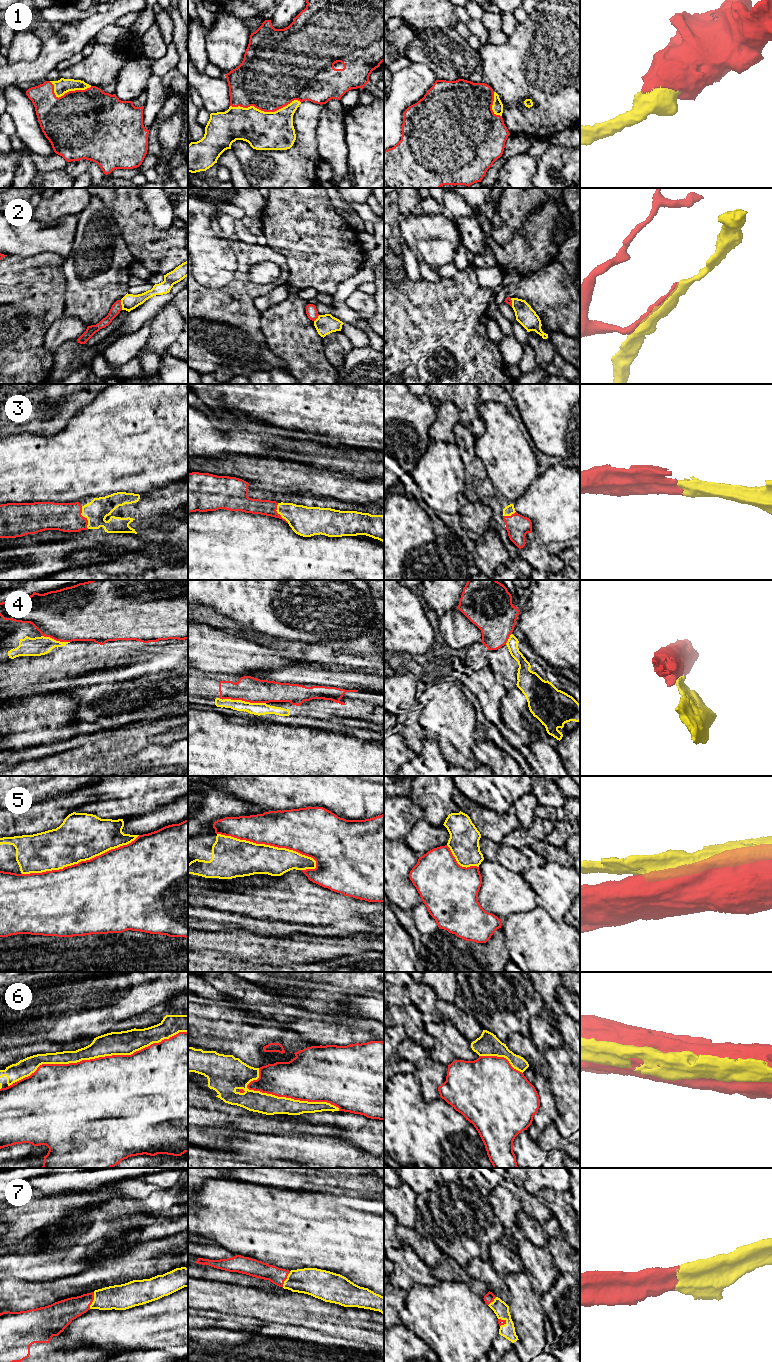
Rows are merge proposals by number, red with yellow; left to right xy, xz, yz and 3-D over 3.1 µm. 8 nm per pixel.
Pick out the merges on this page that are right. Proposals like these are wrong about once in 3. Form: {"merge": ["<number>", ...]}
{"merge": ["1", "3", "7"]}

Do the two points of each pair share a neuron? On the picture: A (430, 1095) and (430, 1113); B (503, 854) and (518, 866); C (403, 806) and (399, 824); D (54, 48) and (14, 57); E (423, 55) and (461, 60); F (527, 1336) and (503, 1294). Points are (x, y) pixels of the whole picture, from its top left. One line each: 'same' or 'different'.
A: different
B: same
C: same
D: different
E: same
F: different

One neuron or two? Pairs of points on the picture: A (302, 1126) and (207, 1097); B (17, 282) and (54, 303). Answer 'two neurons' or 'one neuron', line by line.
A: one neuron
B: one neuron

